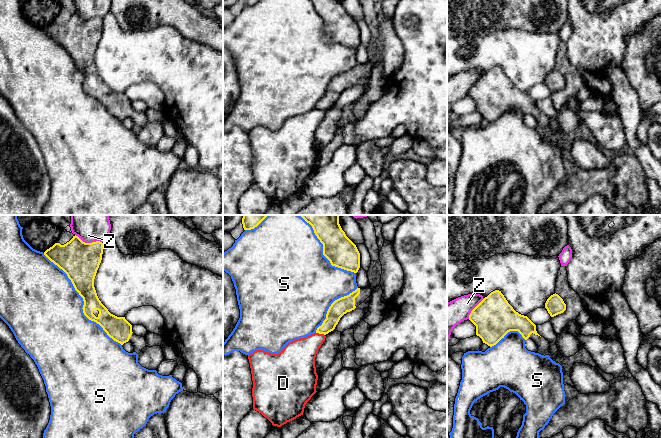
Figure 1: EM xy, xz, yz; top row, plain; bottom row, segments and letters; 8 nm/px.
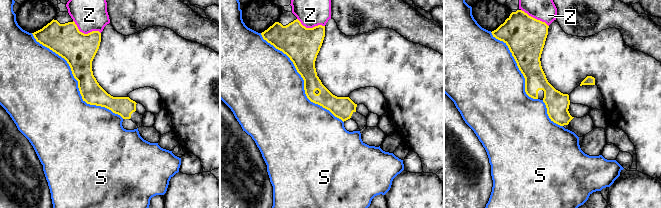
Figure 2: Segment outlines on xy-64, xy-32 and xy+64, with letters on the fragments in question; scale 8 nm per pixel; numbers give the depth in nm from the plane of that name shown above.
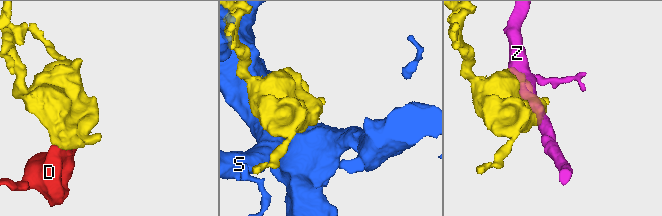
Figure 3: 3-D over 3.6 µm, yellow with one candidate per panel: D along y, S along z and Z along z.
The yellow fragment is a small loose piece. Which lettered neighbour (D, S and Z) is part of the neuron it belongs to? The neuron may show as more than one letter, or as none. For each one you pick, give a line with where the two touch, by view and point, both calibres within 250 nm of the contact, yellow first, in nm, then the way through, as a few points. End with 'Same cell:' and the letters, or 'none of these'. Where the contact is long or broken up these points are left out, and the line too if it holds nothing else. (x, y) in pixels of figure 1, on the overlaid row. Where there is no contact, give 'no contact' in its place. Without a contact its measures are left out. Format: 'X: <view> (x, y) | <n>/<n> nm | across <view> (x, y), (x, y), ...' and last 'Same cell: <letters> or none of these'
Same cell: none of these

